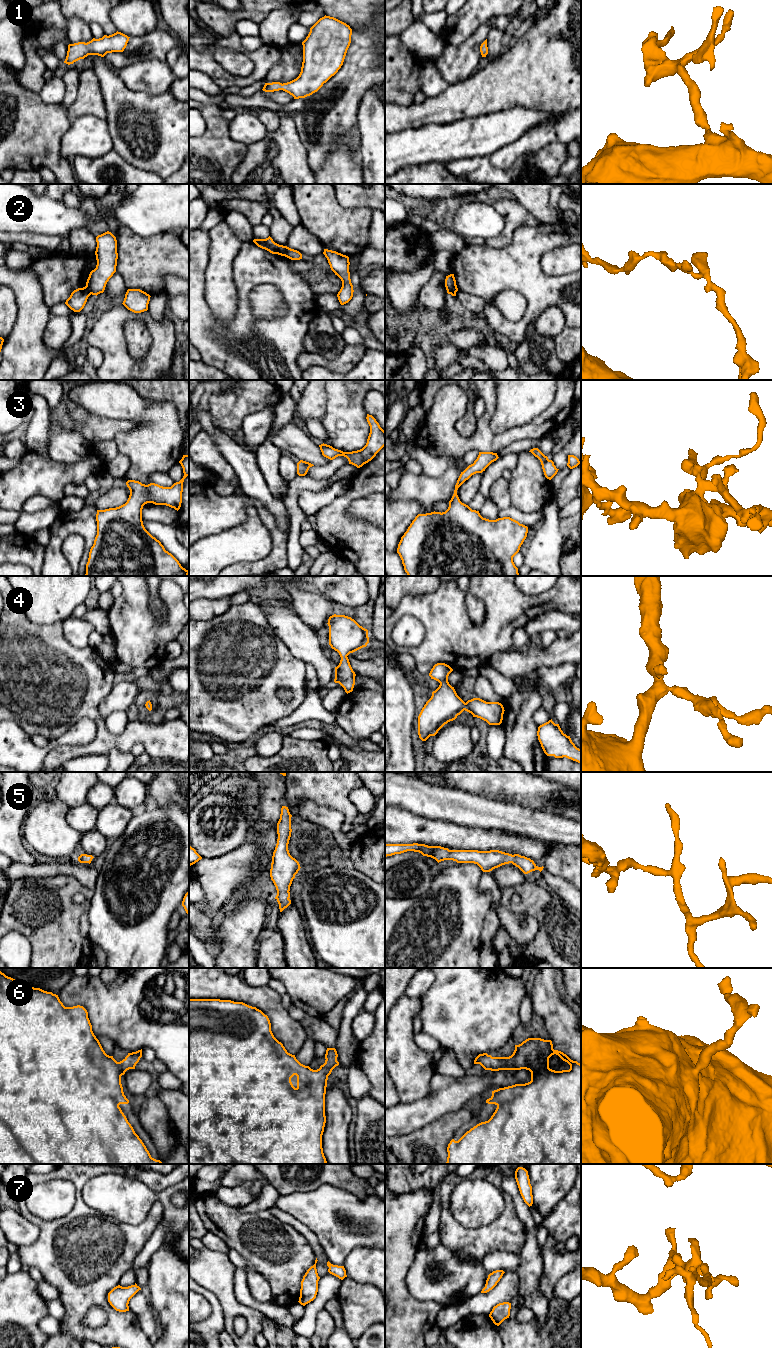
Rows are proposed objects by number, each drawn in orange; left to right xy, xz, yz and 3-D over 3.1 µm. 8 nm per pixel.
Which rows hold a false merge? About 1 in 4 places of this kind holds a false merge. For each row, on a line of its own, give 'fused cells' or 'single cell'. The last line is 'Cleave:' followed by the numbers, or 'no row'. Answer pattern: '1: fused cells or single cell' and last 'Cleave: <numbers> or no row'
1: single cell
2: fused cells
3: single cell
4: single cell
5: single cell
6: single cell
7: single cell
Cleave: 2

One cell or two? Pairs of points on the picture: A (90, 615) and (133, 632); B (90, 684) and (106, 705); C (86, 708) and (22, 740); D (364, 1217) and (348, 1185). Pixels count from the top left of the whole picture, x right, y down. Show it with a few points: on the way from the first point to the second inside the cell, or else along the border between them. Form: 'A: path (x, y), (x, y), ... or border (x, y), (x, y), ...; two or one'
A: border (107, 611), (111, 631); two
B: border (115, 680), (99, 705), (103, 718); two
C: border (11, 721), (18, 724), (30, 736); two
D: border (331, 1185), (351, 1192), (359, 1198), (367, 1195); two

